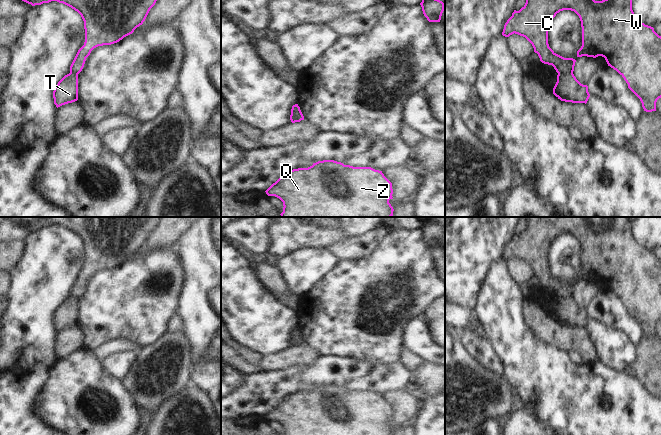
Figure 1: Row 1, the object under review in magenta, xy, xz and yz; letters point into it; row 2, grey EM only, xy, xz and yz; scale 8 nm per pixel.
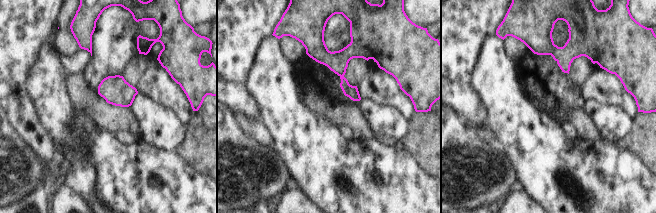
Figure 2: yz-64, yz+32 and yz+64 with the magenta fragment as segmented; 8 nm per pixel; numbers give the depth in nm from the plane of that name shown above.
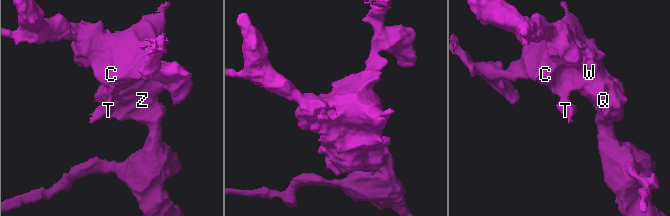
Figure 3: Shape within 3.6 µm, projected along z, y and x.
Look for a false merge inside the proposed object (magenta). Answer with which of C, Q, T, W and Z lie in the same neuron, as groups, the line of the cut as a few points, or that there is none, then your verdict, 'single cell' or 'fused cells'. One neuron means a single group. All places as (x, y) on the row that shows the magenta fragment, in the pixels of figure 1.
C Q W Z / T | yz (558, 72), (572, 73) | fused cells

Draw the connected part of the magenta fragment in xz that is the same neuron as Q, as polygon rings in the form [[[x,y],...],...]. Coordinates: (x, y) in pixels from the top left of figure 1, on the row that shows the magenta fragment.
[[[334,160],[318,161],[308,168],[286,171],[265,192],[283,202],[281,217],[392,217],[394,211],[389,203],[393,199],[392,183],[382,171],[344,165]]]

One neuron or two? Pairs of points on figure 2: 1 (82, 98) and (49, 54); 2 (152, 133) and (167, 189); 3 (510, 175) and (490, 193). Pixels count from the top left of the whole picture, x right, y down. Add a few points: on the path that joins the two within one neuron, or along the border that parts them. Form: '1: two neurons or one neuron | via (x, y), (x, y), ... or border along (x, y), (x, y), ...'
1: two neurons | border along (67, 74), (66, 90), (70, 98)
2: two neurons | border along (140, 138), (160, 149), (175, 150)
3: one neuron | via (505, 178), (495, 188)

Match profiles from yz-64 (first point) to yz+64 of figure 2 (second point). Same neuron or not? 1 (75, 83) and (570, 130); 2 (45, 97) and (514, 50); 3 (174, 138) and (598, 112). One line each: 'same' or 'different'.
1: different
2: different
3: same

